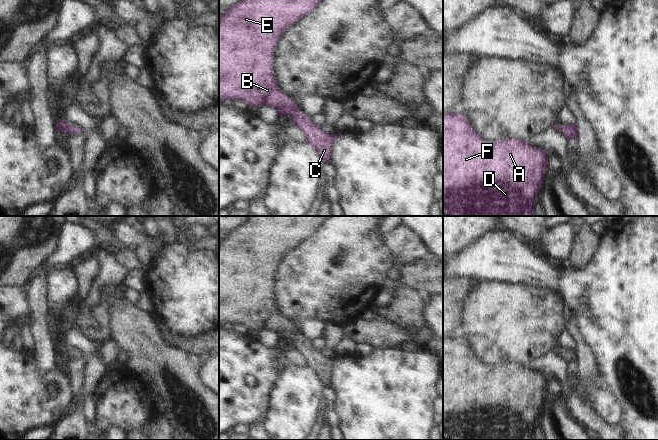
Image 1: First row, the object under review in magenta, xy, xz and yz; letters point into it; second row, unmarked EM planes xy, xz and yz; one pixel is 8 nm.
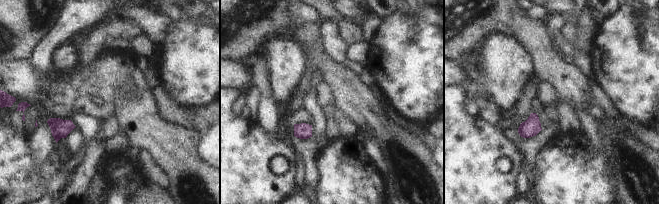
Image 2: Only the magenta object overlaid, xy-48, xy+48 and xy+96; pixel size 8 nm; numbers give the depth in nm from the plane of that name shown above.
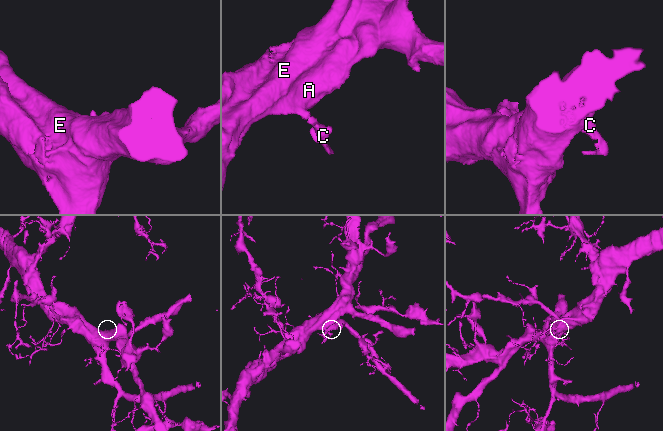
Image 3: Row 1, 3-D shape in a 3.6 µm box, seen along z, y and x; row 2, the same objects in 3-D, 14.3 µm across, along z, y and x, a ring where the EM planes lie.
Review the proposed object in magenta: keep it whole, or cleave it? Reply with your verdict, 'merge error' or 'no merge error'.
no merge error

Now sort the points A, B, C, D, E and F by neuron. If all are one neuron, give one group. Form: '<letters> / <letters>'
A B C D E F

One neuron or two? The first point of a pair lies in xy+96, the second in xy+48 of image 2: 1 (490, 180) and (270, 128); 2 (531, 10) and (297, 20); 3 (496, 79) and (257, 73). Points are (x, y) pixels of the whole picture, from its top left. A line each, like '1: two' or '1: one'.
1: two
2: one
3: two

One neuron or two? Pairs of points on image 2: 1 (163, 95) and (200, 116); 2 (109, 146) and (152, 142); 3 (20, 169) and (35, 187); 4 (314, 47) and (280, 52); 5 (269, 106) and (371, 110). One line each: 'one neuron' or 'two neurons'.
1: one neuron
2: two neurons
3: one neuron
4: two neurons
5: two neurons

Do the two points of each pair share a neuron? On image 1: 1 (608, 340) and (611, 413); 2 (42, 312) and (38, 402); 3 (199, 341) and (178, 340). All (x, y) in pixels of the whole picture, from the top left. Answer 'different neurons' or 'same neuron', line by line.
1: different neurons
2: different neurons
3: same neuron

